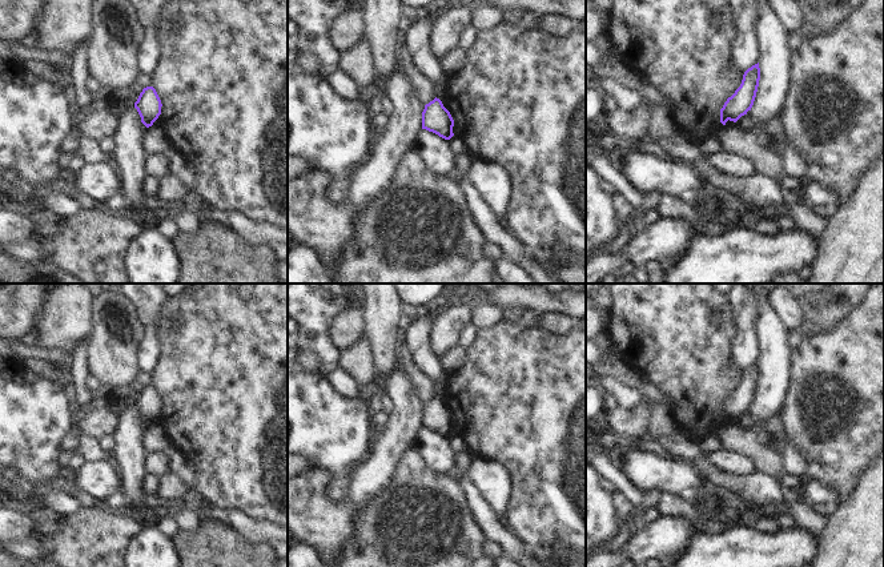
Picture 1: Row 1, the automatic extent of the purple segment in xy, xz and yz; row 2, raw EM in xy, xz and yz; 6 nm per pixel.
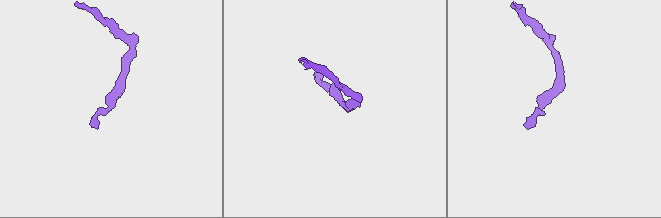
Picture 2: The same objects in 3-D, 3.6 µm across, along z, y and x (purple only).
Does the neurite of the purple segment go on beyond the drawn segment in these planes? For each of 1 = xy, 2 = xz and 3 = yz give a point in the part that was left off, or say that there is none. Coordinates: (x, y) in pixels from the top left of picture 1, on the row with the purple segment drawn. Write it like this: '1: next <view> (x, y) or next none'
1: next none
2: next none
3: next none

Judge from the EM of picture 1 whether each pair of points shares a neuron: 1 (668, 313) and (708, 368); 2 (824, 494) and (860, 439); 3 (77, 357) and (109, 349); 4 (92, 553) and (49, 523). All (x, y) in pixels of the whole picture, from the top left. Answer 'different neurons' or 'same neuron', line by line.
1: same neuron
2: different neurons
3: different neurons
4: different neurons

